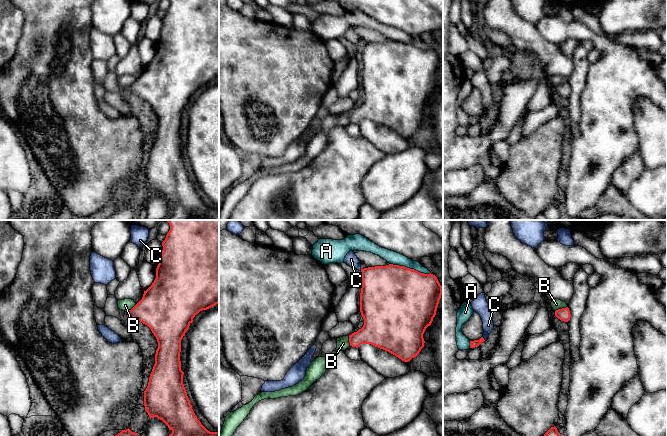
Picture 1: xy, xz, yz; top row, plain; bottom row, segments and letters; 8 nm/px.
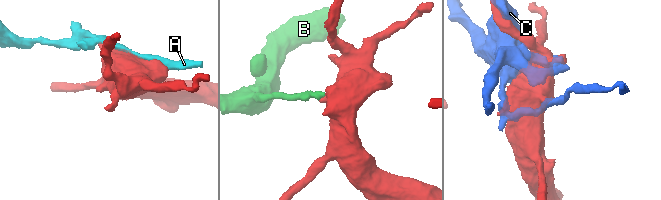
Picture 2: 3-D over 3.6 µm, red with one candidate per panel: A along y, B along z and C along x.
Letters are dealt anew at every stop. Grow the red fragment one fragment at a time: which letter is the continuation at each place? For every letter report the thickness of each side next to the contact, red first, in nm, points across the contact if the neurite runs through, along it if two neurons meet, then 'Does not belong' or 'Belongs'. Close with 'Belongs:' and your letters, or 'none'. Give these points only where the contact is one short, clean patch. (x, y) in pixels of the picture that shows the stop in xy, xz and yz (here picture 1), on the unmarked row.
A: Thickness 500 nm (red) against 100 nm. Does not belong
B: Thickness 100 nm (red) against 90 nm. Boundary: yz (567, 82), (555, 87). Does not belong
C: Thickness 60 nm (red) against 120 nm. Does not belong
Belongs: none

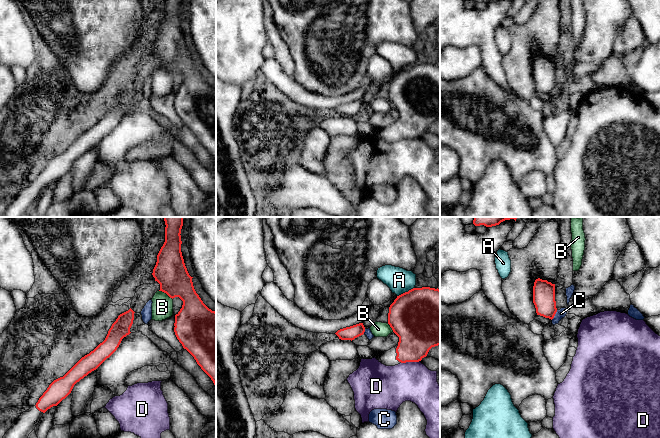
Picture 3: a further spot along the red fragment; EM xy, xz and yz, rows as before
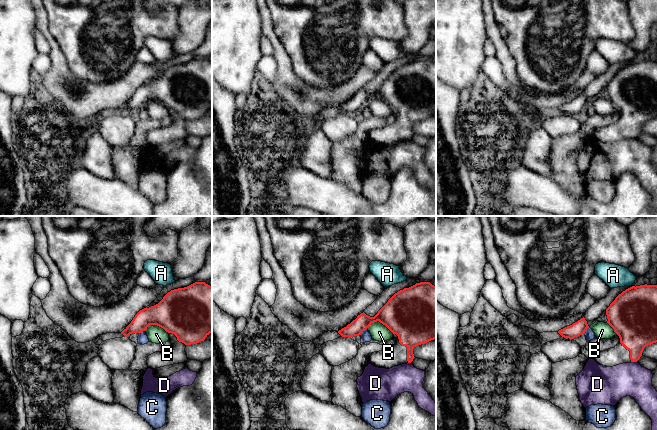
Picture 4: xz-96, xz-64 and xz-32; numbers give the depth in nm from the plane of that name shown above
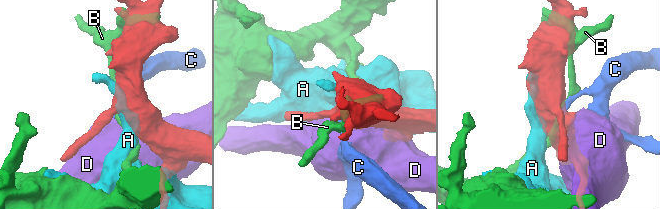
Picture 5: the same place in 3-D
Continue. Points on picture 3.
A: Thickness 480 nm (red) against 200 nm. Does not belong
B: Thickness 260 nm (red) against 180 nm. Does not belong
C: Thickness 180 nm (red) against 70 nm. Boundary: yz (557, 86), (551, 95). Does not belong
D: Thickness 340 nm (red) against 320 nm. Does not belong
Belongs: none

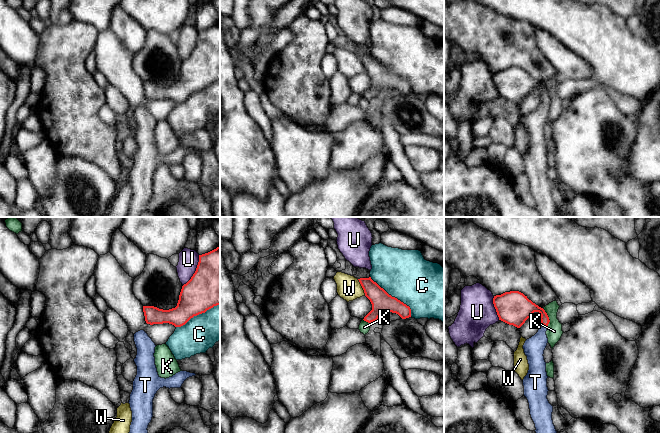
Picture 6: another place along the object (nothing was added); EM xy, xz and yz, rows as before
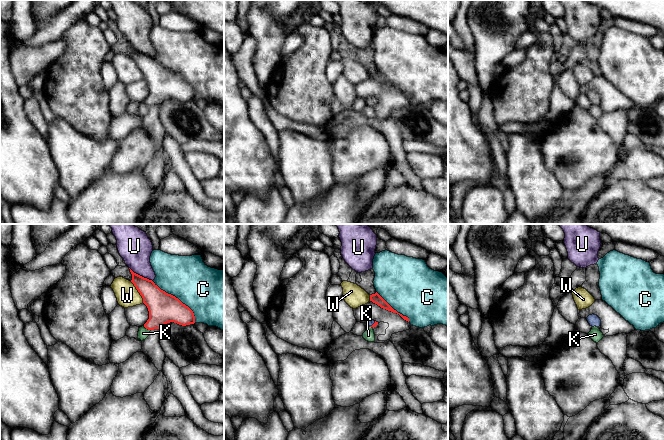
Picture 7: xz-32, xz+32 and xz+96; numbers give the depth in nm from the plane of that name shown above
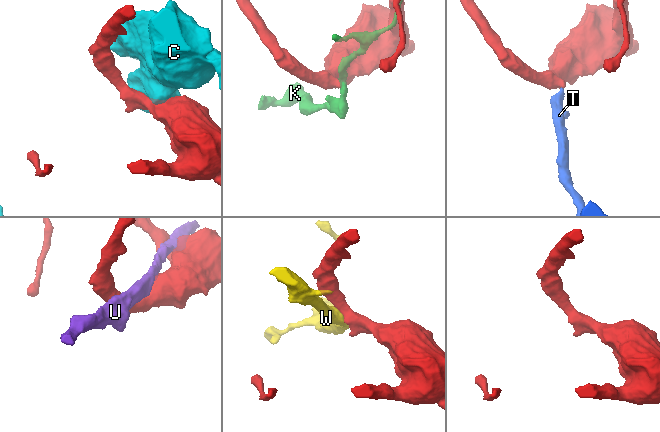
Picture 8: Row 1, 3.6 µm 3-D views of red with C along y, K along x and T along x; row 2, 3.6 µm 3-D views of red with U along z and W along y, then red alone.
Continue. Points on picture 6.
C: Thickness 170 nm (red) against 400 nm. Does not belong
K: Thickness 220 nm (red) against 130 nm. Does not belong
T: Thickness 220 nm (red) against 170 nm. Path across: yz (518, 84), (538, 85), (544, 101), (540, 115), (534, 123). Belongs
U: Thickness 420 nm (red) against 160 nm. Does not belong
W: Thickness 170 nm (red) against 190 nm. Boundary: xz (357, 55), (365, 70). Does not belong
Belongs: T

